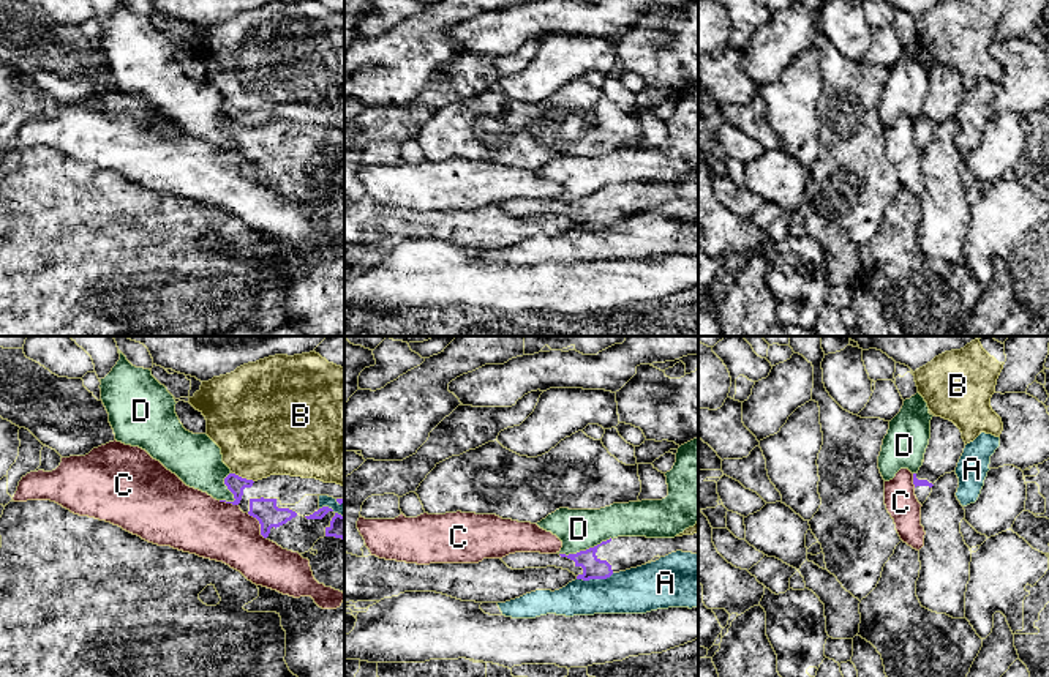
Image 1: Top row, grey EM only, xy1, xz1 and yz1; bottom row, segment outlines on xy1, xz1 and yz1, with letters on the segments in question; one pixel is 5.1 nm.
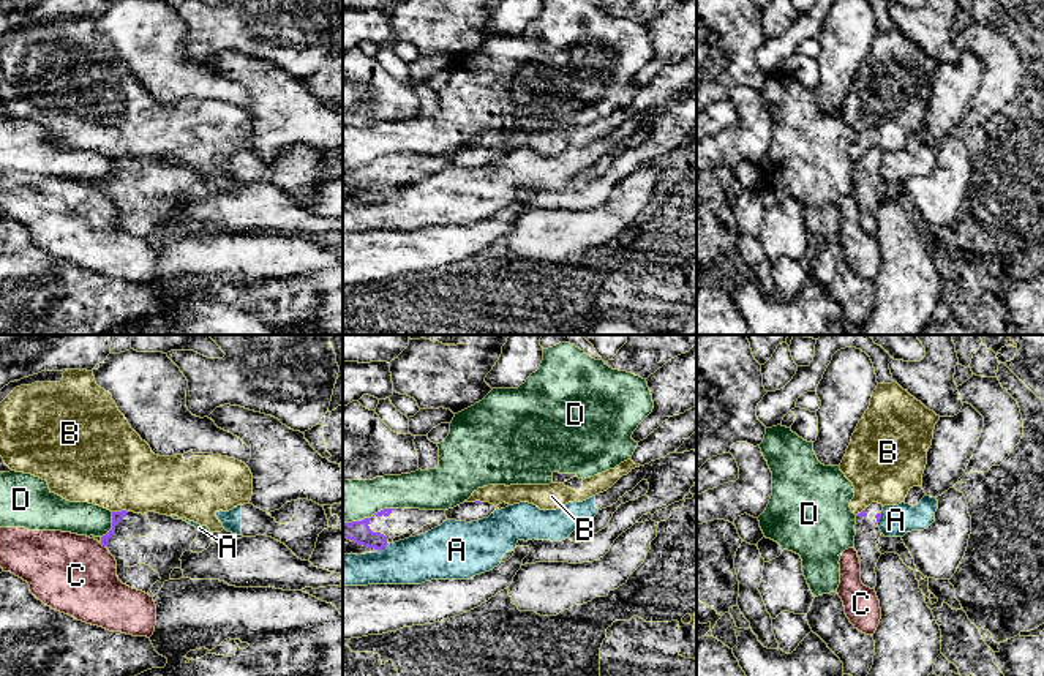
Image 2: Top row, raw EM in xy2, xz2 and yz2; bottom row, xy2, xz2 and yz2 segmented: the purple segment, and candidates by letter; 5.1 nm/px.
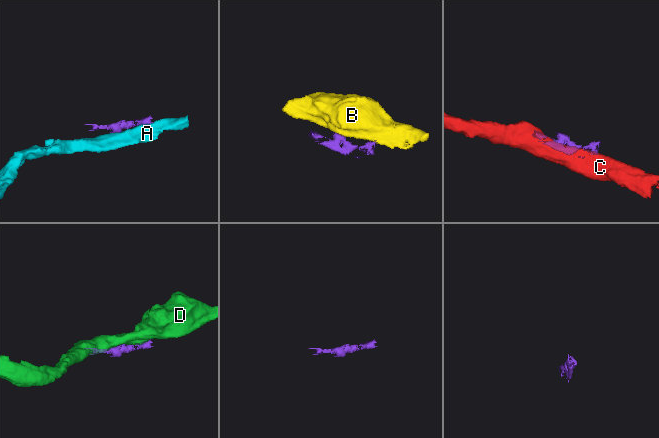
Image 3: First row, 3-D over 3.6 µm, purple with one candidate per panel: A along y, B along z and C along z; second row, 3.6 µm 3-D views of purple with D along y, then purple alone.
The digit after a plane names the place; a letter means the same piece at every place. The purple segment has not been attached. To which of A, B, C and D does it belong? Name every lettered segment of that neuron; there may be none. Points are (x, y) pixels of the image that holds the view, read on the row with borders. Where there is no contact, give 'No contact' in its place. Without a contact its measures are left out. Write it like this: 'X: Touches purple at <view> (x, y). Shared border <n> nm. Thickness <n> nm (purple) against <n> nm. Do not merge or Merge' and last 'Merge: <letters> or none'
A: Touches purple at xz1 (594, 578). Shared border 190 nm. Thickness 110 nm (purple) against 240 nm. Do not merge
B: Touches purple at xy1 (244, 478). Shared border 120 nm. Thickness 90 nm (purple) against 440 nm. Do not merge
C: Touches purple at xy1 (259, 523). Shared border 170 nm. Thickness 120 nm (purple) against 300 nm. Do not merge
D: Touches purple at xz1 (586, 549). Shared border 280 nm. Thickness 110 nm (purple) against 200 nm. Do not merge
Merge: none

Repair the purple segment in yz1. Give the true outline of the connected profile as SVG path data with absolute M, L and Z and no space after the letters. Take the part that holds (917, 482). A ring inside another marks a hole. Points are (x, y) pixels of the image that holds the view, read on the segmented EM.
M934 415L924 462L913 473L915 496L921 505L931 496L934 483L945 473L956 470L964 448L961 429L953 421Z

